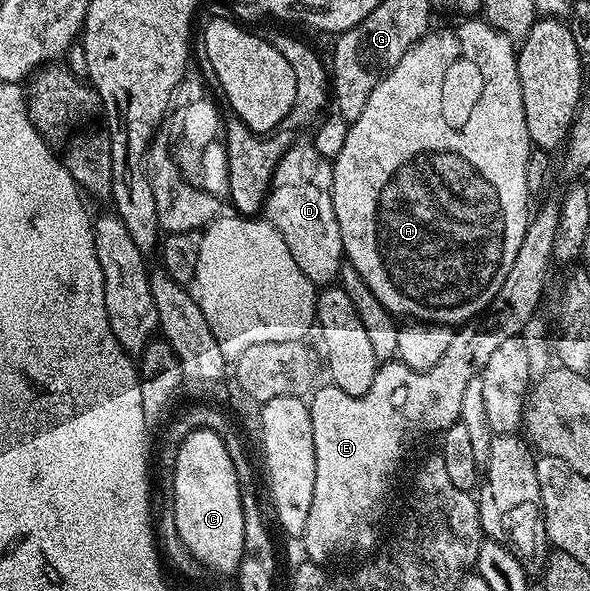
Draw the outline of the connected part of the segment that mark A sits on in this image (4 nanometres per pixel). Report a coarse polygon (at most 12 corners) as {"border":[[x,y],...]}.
{"border":[[428,30],[333,160],[346,262],[462,325],[529,222],[511,40]]}

